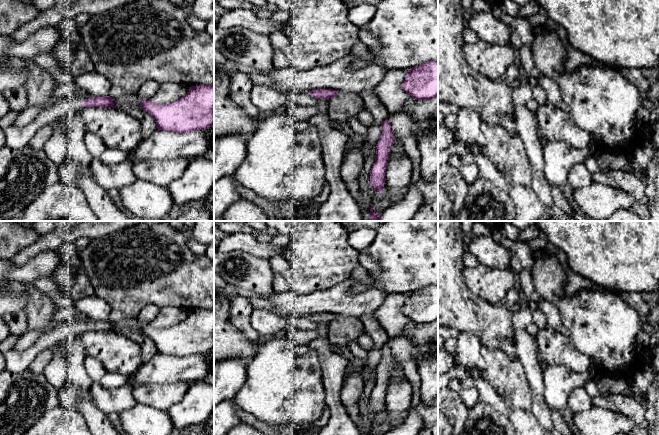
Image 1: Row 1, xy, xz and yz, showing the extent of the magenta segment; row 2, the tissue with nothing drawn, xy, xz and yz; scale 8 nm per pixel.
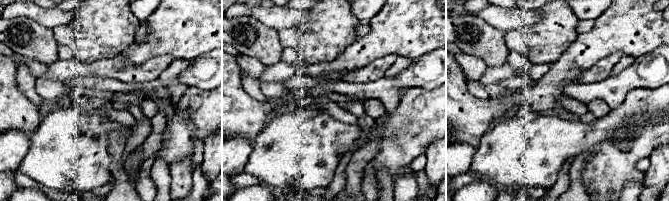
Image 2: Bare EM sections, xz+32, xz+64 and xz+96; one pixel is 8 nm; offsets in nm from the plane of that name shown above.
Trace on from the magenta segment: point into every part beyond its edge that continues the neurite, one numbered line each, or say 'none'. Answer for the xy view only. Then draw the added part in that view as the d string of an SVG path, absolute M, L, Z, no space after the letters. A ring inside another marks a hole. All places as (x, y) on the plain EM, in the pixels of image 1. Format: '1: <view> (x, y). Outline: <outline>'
1: xy (16, 362). Outline: M70 322L59 323L55 328L43 333L36 343L26 351L18 352L12 349L5 353L5 370L11 373L24 372L31 366L40 352L45 349L52 349L58 342L74 338L83 332L82 325Z

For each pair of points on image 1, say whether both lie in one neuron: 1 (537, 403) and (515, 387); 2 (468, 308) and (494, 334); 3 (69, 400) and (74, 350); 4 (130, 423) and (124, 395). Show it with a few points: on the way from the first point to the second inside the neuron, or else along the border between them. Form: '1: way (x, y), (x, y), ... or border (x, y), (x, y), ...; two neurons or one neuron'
1: border (526, 376), (531, 396), (531, 410); two neurons
2: way (474, 314), (488, 328); one neuron
3: way (71, 388), (75, 383), (75, 362); one neuron
4: border (137, 403), (119, 413); two neurons

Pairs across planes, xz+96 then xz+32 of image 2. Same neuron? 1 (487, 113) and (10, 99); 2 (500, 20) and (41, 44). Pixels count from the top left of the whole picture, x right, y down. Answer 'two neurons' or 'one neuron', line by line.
1: one neuron
2: two neurons

